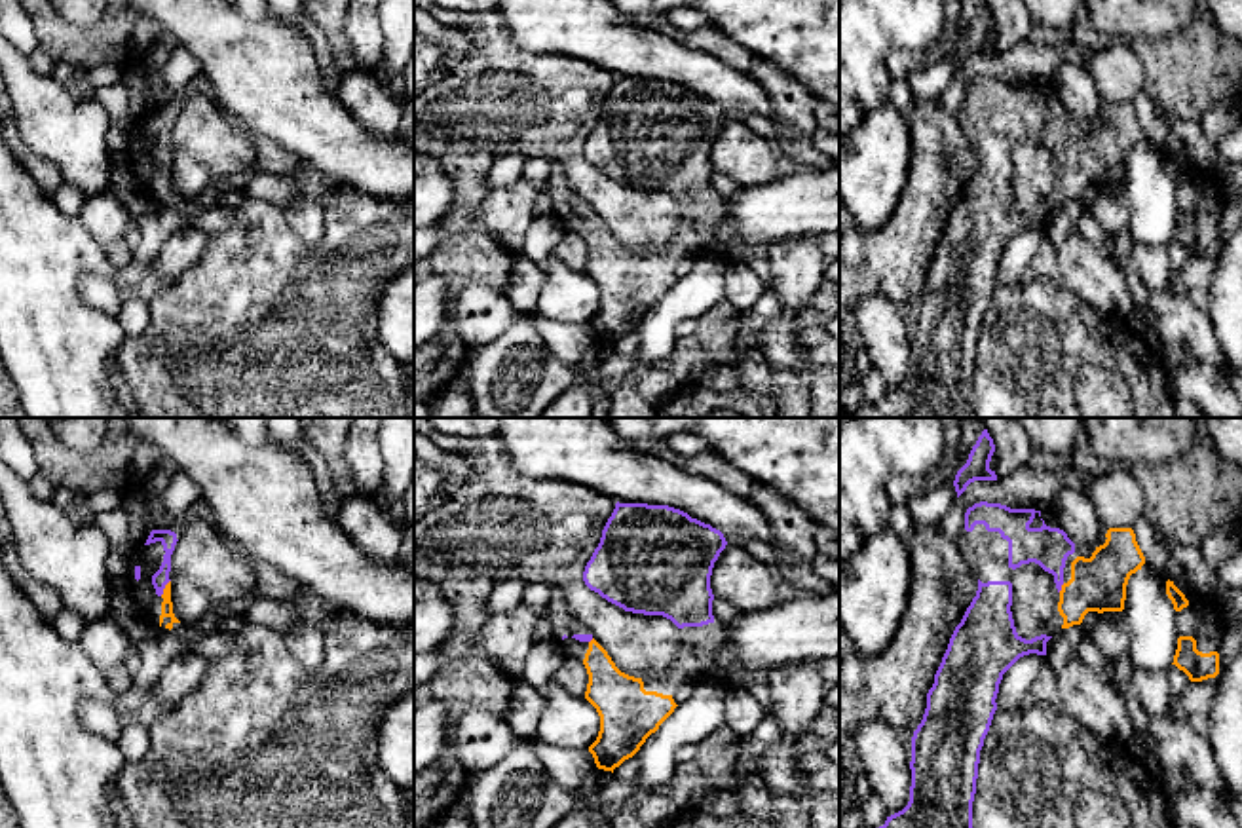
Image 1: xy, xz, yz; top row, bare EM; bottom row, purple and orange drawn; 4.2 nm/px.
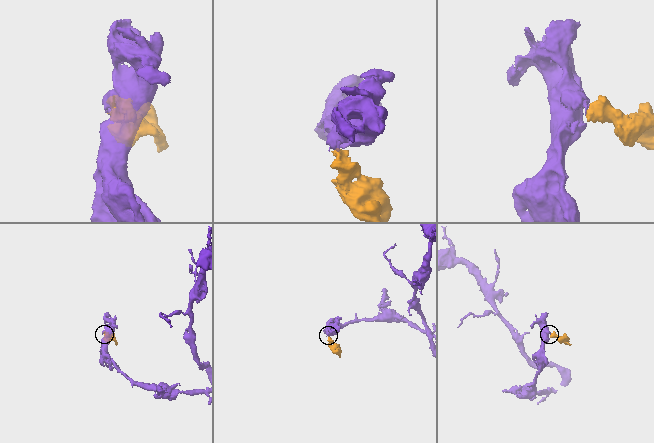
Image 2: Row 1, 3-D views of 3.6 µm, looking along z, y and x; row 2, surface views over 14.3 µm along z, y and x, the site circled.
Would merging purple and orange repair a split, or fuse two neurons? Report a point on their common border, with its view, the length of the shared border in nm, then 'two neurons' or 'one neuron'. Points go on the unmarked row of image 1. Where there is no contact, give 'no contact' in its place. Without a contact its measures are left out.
xy (164, 162) | 80 nm | one neuron

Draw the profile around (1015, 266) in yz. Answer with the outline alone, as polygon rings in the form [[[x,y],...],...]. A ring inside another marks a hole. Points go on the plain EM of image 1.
[[[1029,228],[1020,232],[999,258],[997,283],[1008,291],[1022,289],[1024,281],[1031,277],[1031,264],[1041,241],[1046,237],[1044,230]]]

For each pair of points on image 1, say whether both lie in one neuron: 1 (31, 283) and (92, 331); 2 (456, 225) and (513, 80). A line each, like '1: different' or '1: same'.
1: same
2: same

